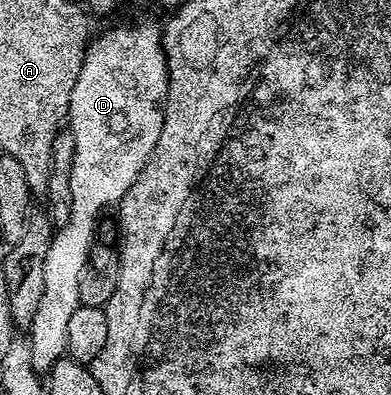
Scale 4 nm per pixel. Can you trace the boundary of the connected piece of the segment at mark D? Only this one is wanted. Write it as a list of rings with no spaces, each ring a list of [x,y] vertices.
[[[130,23],[127,27],[116,27],[112,31],[106,31],[102,36],[91,38],[84,57],[84,65],[80,65],[80,77],[76,77],[76,86],[72,89],[72,101],[70,102],[70,113],[68,116],[68,129],[76,141],[76,153],[72,157],[72,213],[68,213],[68,221],[61,229],[55,230],[50,236],[48,245],[48,257],[44,257],[44,293],[40,297],[40,306],[36,309],[36,317],[32,317],[28,328],[28,342],[30,345],[30,357],[32,359],[32,369],[39,373],[49,373],[56,365],[58,359],[67,354],[68,345],[68,320],[72,318],[72,313],[80,305],[80,281],[86,271],[86,262],[90,256],[90,248],[96,242],[94,230],[98,227],[98,218],[102,215],[105,207],[113,208],[122,202],[124,193],[132,189],[136,177],[144,169],[152,149],[156,149],[156,141],[160,141],[160,129],[162,128],[162,112],[164,110],[164,100],[166,98],[166,87],[170,83],[170,74],[166,68],[166,51],[162,47],[163,28],[154,23]]]

